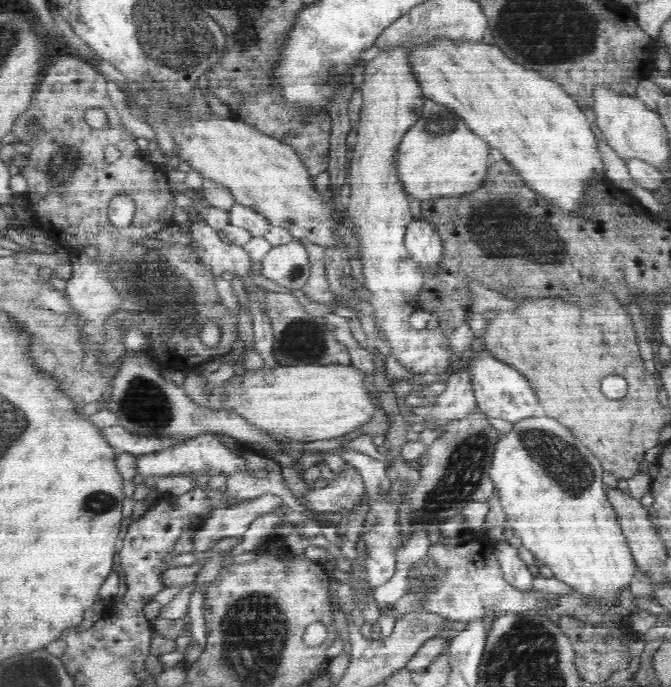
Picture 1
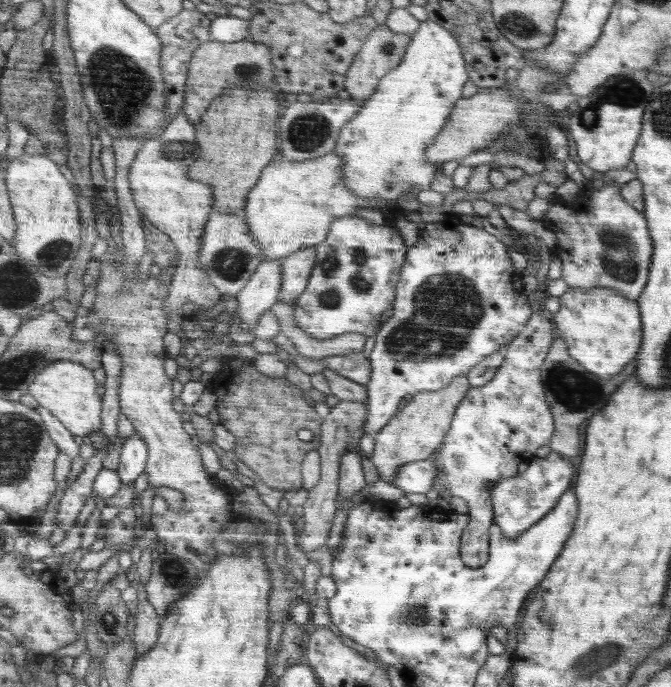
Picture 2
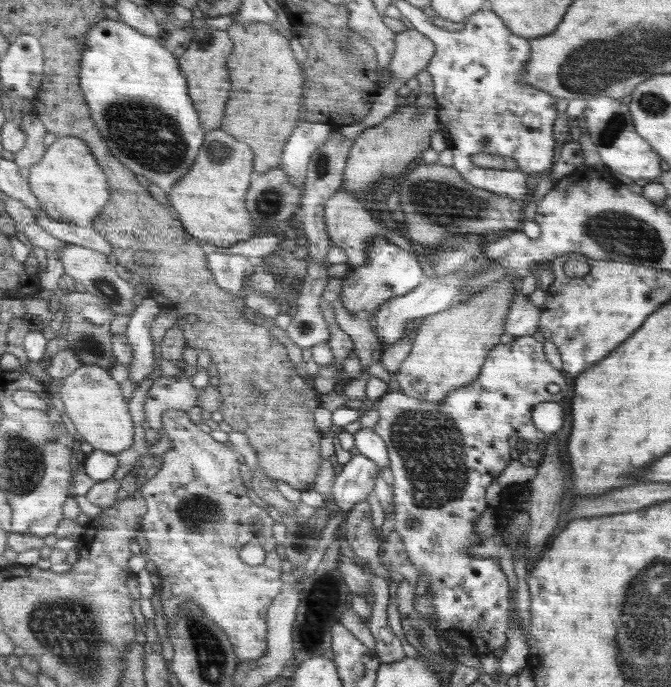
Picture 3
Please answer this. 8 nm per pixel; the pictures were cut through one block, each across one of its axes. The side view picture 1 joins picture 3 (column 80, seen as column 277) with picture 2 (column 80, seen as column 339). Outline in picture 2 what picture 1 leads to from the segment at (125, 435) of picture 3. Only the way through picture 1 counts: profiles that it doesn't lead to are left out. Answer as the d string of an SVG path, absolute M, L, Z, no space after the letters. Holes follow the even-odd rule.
M60 360L42 370L42 374L34 380L29 393L38 403L50 409L75 434L81 437L90 436L96 430L103 430L105 421L103 397L98 394L100 383L94 371L80 362Z

